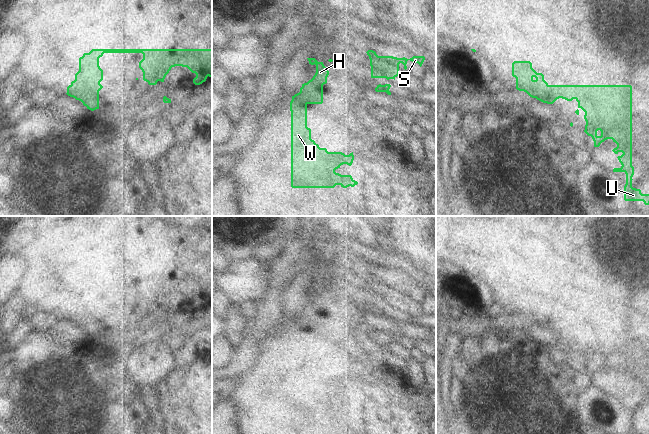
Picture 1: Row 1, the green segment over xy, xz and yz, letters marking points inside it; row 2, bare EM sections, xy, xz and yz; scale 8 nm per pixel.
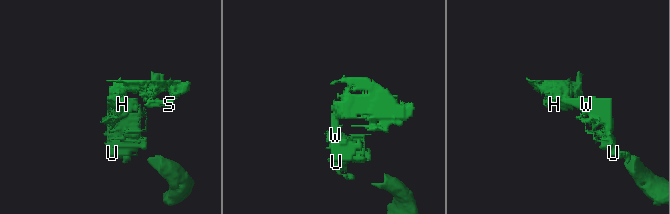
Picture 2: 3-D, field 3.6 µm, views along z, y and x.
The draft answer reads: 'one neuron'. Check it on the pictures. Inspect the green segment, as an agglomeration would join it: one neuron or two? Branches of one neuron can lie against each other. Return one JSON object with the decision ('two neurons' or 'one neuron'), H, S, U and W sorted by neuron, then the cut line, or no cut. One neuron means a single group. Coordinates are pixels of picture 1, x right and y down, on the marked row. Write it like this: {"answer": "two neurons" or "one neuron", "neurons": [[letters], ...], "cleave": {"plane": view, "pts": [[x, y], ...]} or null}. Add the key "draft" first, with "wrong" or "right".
{"draft": "wrong", "answer": "two neurons", "neurons": [["H", "S"], ["U", "W"]], "cleave": {"plane": "xy", "pts": [[69, 85], [70, 90], [79, 99]]}}

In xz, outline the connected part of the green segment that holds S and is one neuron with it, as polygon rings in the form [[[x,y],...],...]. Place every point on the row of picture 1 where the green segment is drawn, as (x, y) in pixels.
[[[368,50],[367,55],[370,59],[371,66],[371,78],[386,78],[394,79],[399,76],[399,64],[404,65],[404,69],[407,69],[407,61],[410,60],[413,63],[418,63],[422,66],[425,57],[424,56],[413,56],[410,59],[405,57],[397,58],[393,56],[378,56],[375,51]]]

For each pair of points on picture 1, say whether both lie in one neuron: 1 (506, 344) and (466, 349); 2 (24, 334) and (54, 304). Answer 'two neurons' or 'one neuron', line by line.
1: one neuron
2: two neurons

